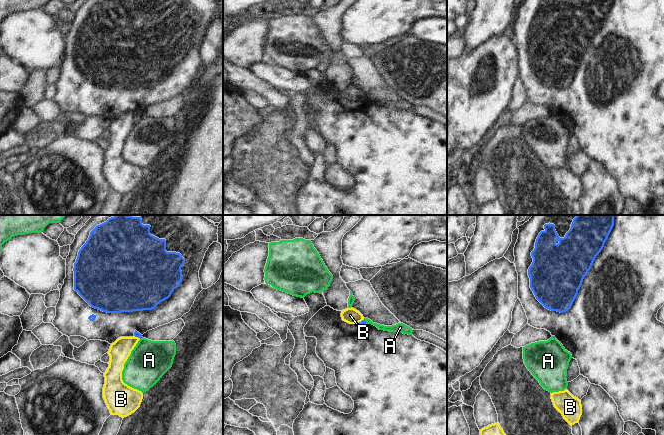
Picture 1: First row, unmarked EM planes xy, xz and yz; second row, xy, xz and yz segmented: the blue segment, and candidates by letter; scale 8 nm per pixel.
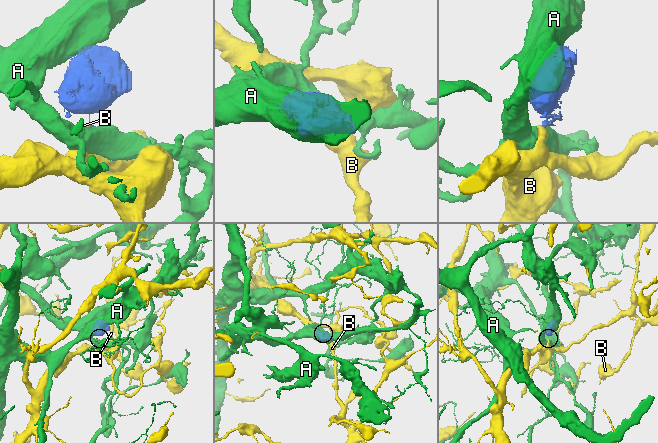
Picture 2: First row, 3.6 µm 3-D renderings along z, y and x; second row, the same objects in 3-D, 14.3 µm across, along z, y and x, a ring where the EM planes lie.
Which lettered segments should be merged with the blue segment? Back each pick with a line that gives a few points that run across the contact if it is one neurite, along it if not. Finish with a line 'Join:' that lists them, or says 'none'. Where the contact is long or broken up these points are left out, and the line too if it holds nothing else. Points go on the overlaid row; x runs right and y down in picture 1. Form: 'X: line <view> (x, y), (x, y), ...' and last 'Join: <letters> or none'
Join: none

